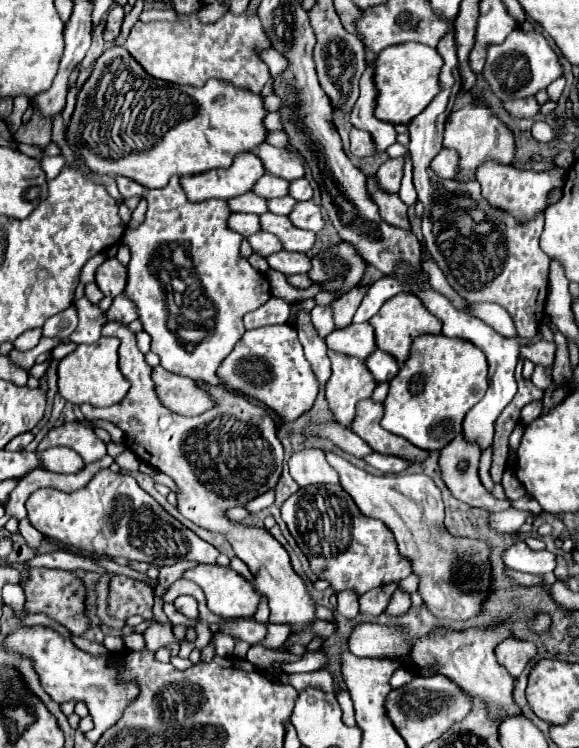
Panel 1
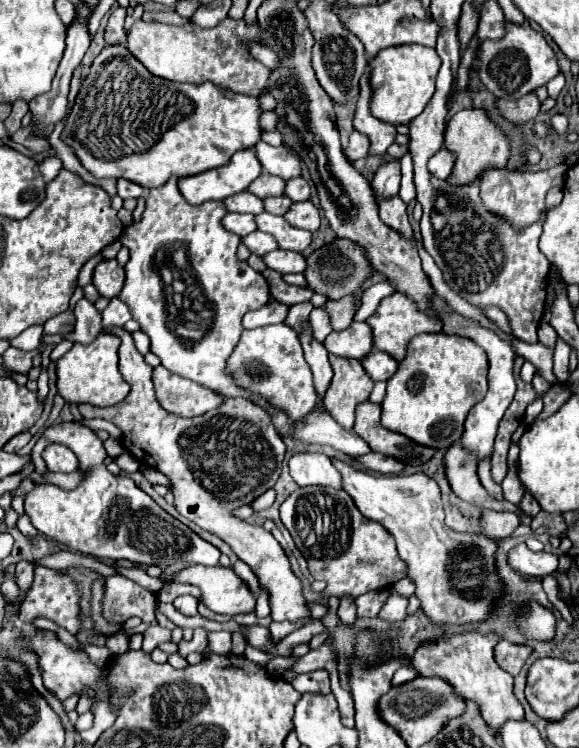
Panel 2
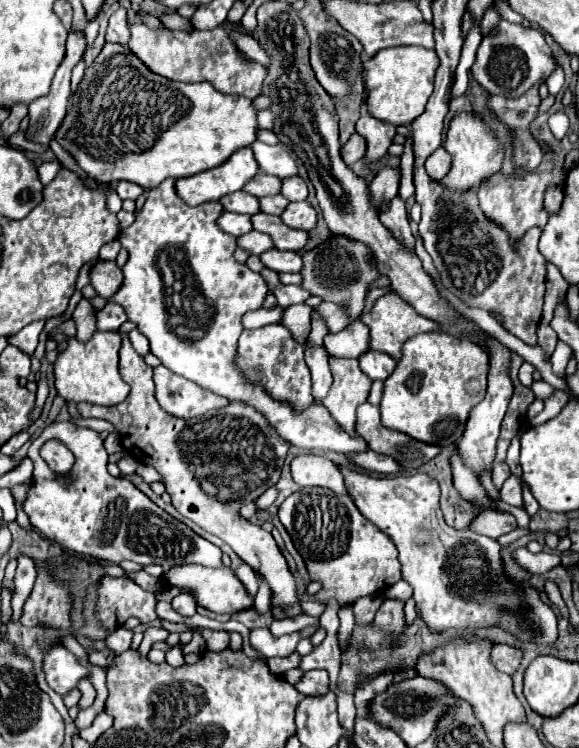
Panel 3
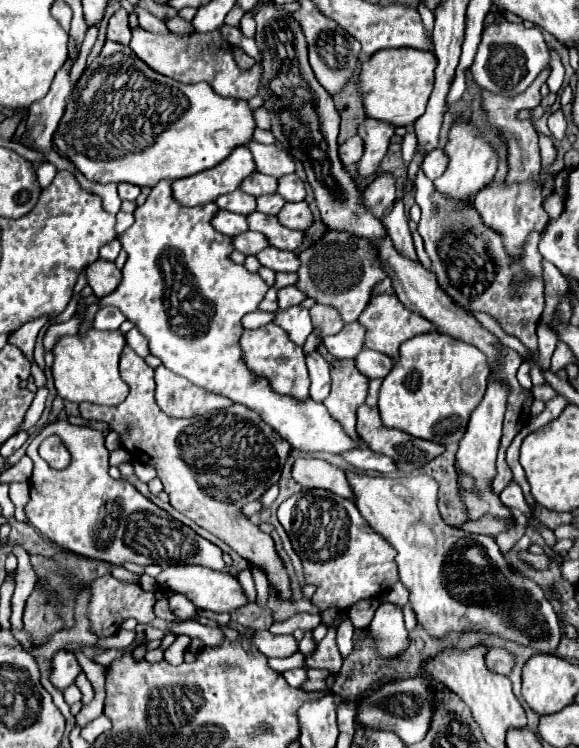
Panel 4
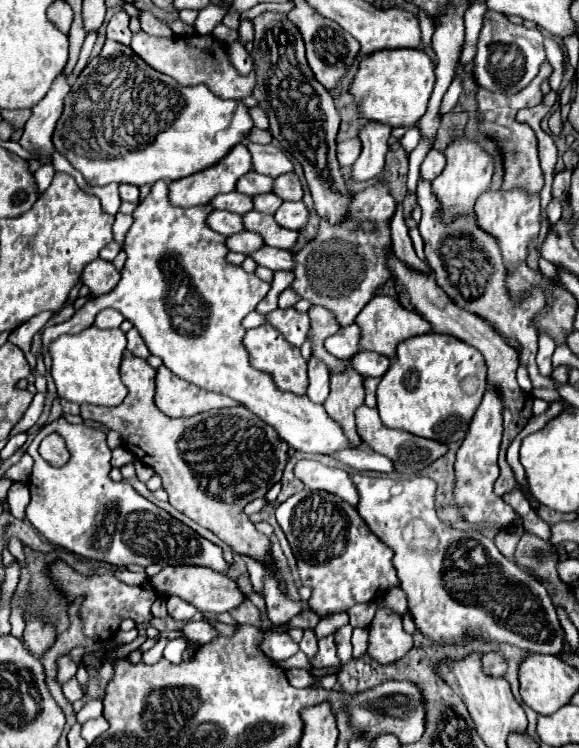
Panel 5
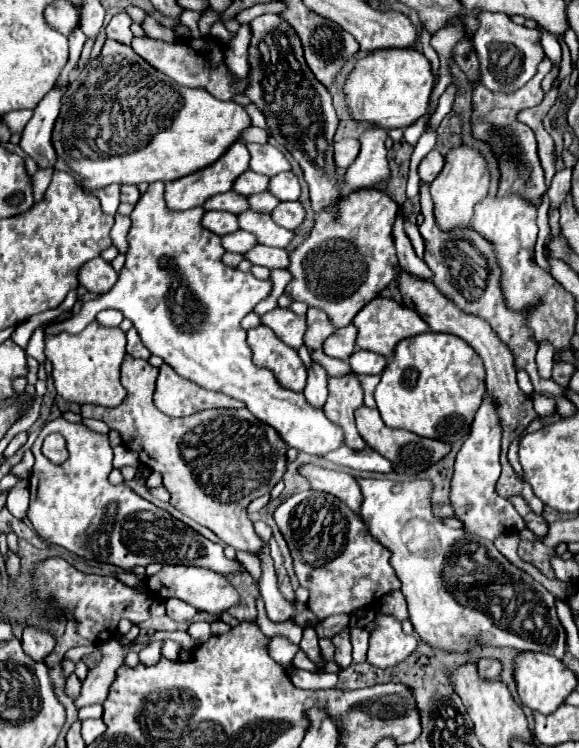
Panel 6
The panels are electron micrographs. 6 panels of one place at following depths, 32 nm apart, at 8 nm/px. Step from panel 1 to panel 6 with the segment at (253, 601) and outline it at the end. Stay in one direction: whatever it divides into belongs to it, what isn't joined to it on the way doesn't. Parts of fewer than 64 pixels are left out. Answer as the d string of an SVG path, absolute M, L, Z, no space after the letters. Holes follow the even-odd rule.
M164 566L158 574L146 578L146 586L158 598L164 598L164 600L180 598L192 604L194 608L198 608L200 612L208 612L208 614L222 614L240 602L236 588L228 582L226 576L220 576L218 572L212 572L206 568L196 568L196 566Z

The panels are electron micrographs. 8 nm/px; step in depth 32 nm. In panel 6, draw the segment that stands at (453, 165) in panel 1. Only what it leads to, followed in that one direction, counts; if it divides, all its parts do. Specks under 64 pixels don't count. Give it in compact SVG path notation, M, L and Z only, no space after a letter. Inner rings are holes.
M438 150L428 152L428 156L426 156L426 158L420 162L420 166L418 166L420 180L430 184L430 182L440 174L442 168L444 168L444 156L442 156Z

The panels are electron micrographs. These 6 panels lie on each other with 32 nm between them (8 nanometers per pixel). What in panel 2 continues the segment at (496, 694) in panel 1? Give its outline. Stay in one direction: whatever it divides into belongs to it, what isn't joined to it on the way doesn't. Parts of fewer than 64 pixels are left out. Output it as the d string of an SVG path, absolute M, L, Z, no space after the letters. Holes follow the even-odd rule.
M470 630L464 634L442 636L432 644L420 644L420 648L416 648L416 656L412 656L412 664L420 676L440 676L450 682L460 696L478 702L482 718L496 732L500 730L504 720L524 718L524 710L512 694L512 676L504 672L494 660L494 646L498 642L498 634L480 634L476 630Z

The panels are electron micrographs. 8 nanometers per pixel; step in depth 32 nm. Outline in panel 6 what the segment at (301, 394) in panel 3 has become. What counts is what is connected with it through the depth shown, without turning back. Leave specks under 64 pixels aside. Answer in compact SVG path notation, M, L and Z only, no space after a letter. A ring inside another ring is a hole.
M258 326L248 330L248 346L258 368L268 368L282 388L302 392L306 384L306 366L298 350L284 344L272 328Z

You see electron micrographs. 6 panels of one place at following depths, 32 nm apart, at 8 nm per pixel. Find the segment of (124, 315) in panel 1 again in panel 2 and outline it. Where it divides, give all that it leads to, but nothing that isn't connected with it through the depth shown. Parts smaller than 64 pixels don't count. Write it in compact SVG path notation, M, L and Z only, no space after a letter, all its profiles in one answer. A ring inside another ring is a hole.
M114 298L108 308L102 312L102 326L124 326L128 320L132 320L132 312L128 306L122 304L120 298Z

